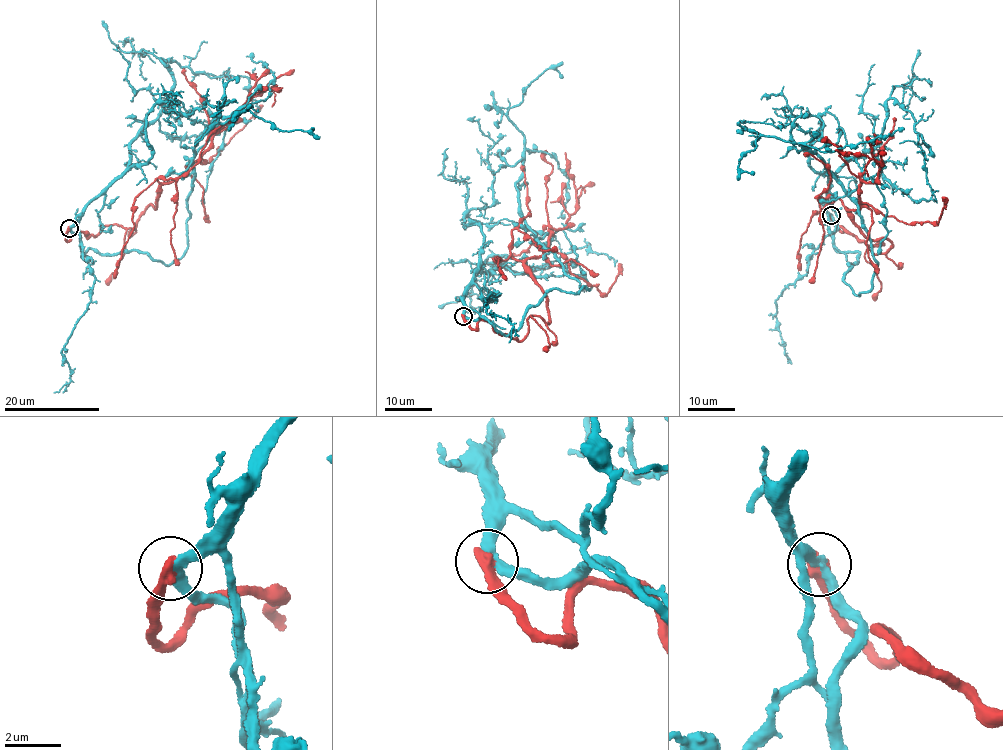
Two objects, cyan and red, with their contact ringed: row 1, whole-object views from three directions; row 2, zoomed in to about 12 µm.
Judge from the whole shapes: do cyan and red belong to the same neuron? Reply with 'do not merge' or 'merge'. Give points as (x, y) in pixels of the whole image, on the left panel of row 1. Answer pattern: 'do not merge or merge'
do not merge

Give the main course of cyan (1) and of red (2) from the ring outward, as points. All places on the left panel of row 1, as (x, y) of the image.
1: (68, 228), (82, 255), (173, 264), (211, 122), (253, 107), (313, 130)
2: (68, 228), (67, 241), (134, 229), (242, 106), (283, 87)

